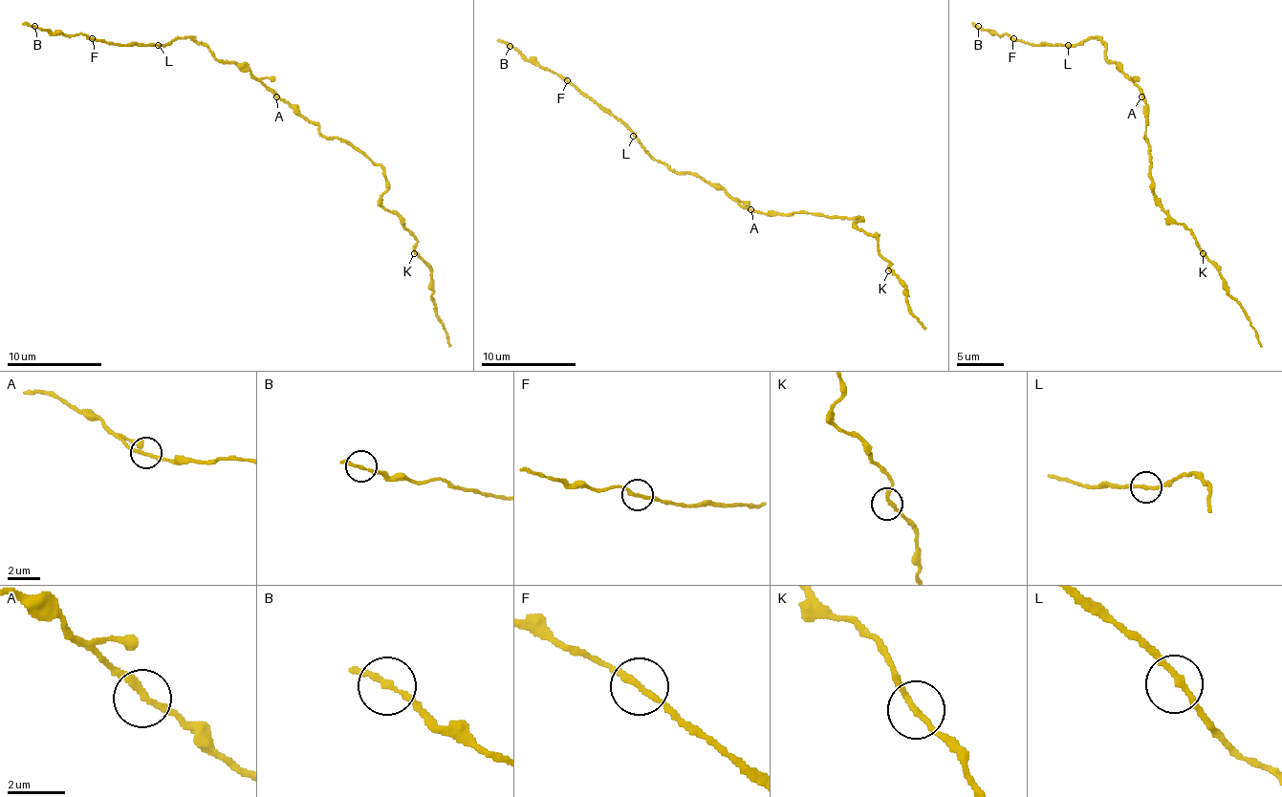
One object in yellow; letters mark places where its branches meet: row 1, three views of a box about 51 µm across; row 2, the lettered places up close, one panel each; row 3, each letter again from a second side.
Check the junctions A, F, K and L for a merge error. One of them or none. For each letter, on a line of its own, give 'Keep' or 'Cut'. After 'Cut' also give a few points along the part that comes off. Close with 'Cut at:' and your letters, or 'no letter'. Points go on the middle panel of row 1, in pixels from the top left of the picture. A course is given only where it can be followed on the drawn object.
A: Keep
F: Keep
K: Keep
L: Keep
Cut at: no letter

